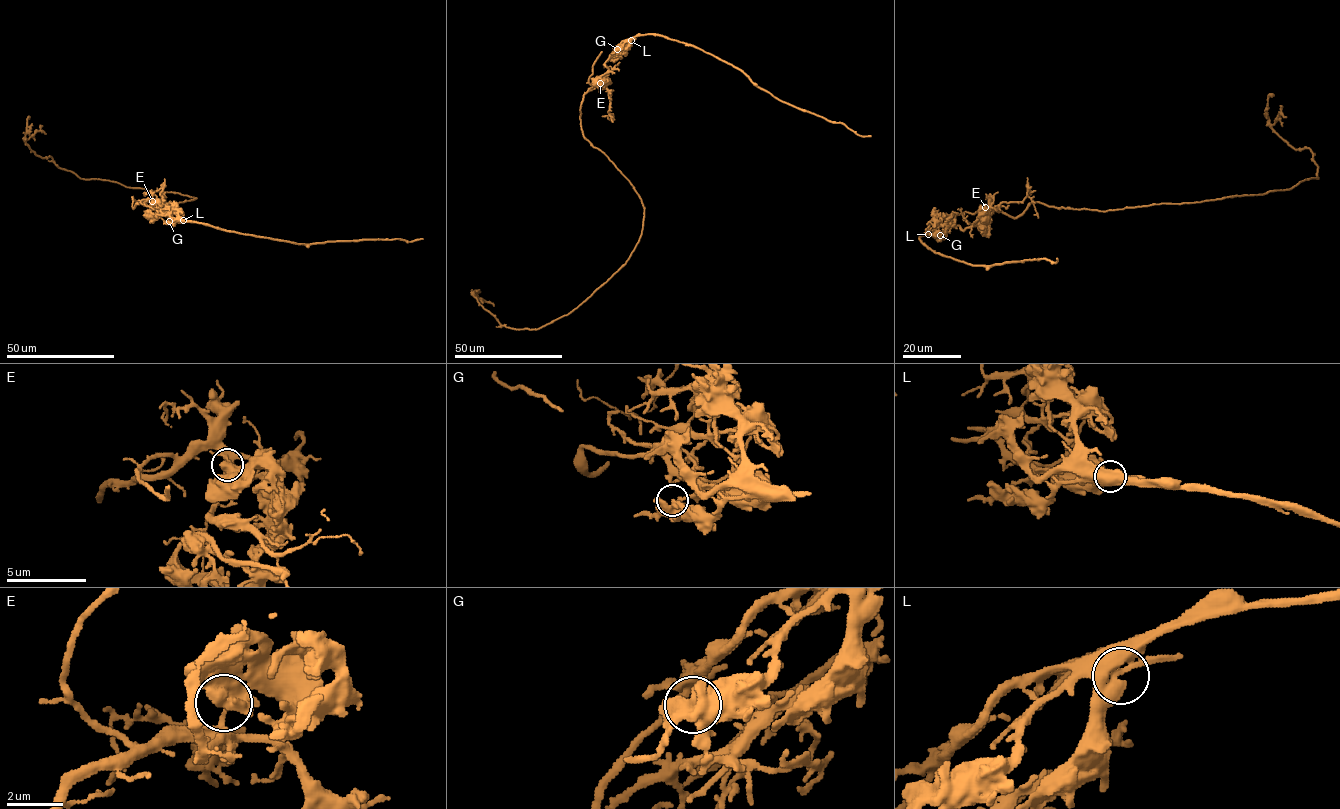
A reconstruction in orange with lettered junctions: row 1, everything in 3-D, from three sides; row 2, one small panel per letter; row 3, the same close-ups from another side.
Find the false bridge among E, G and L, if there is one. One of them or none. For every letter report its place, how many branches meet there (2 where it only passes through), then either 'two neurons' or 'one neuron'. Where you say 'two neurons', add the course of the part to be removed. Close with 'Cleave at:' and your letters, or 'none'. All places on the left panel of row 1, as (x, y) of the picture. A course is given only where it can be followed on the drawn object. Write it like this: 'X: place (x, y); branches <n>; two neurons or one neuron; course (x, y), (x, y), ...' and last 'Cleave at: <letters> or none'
E: place (152, 201); branches 3; two neurons; course (152, 201), (133, 208), (133, 197), (172, 203), (196, 198), (80, 178), (60, 168), (25, 142), (28, 118)
G: place (169, 221); branches 3; one neuron
L: place (183, 220); branches 3; one neuron
Cleave at: E

